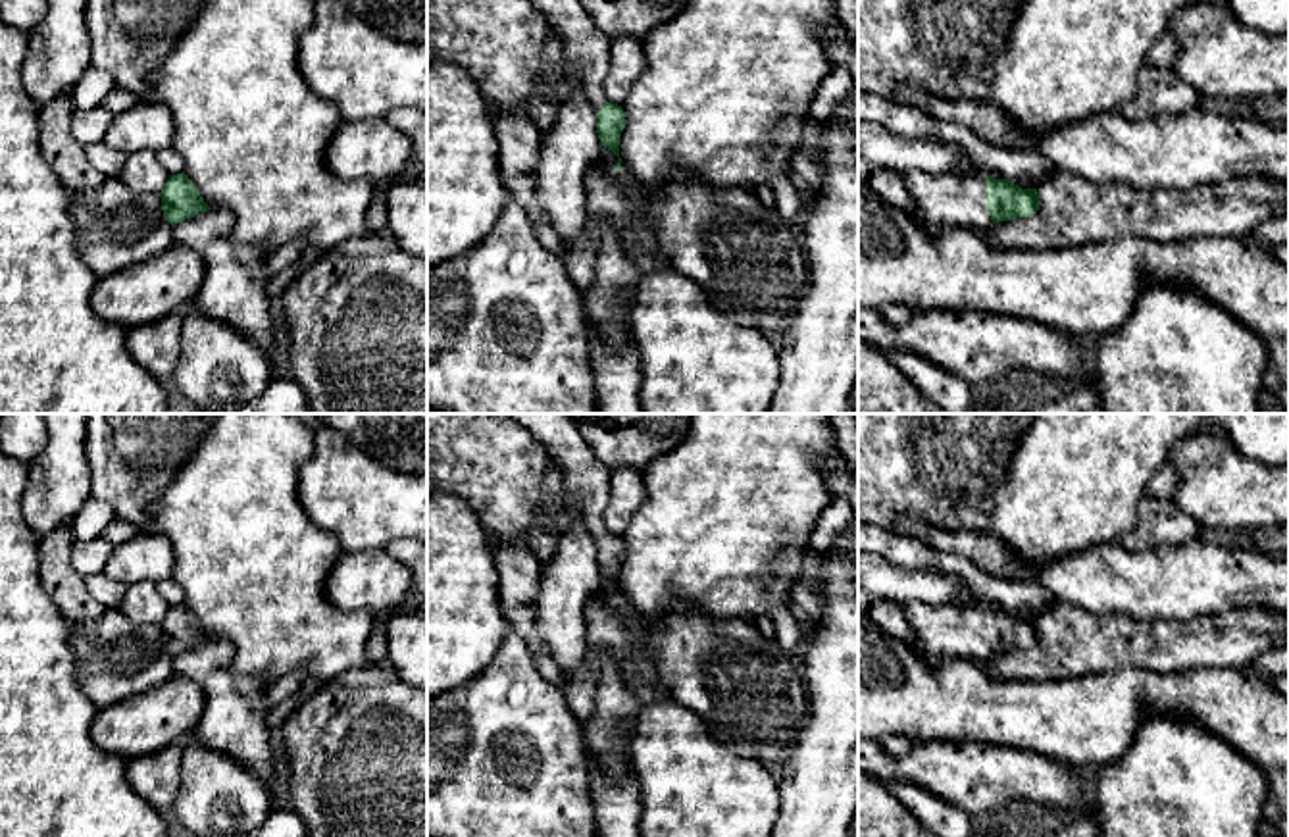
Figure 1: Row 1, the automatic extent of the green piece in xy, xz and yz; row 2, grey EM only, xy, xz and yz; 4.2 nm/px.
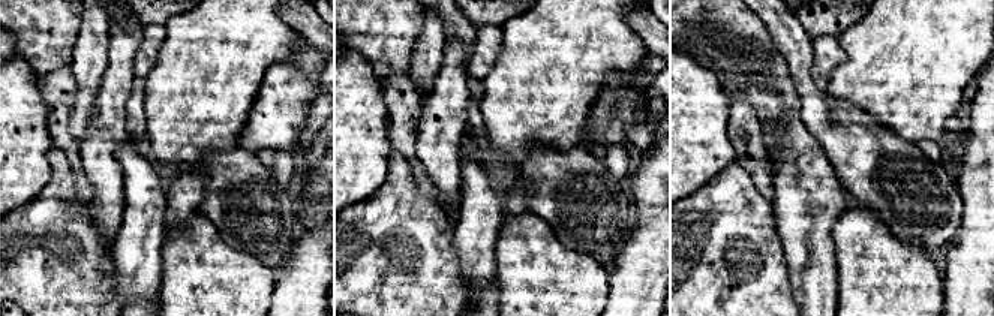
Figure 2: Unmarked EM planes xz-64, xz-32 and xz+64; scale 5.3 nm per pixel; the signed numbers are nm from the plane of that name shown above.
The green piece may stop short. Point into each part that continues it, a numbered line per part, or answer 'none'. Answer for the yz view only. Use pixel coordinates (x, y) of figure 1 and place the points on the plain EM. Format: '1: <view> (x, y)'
1: yz (953, 632)

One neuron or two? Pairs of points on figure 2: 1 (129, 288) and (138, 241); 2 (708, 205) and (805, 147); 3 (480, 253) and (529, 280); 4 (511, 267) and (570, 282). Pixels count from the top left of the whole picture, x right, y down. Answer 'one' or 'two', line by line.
1: one
2: two
3: two
4: one

